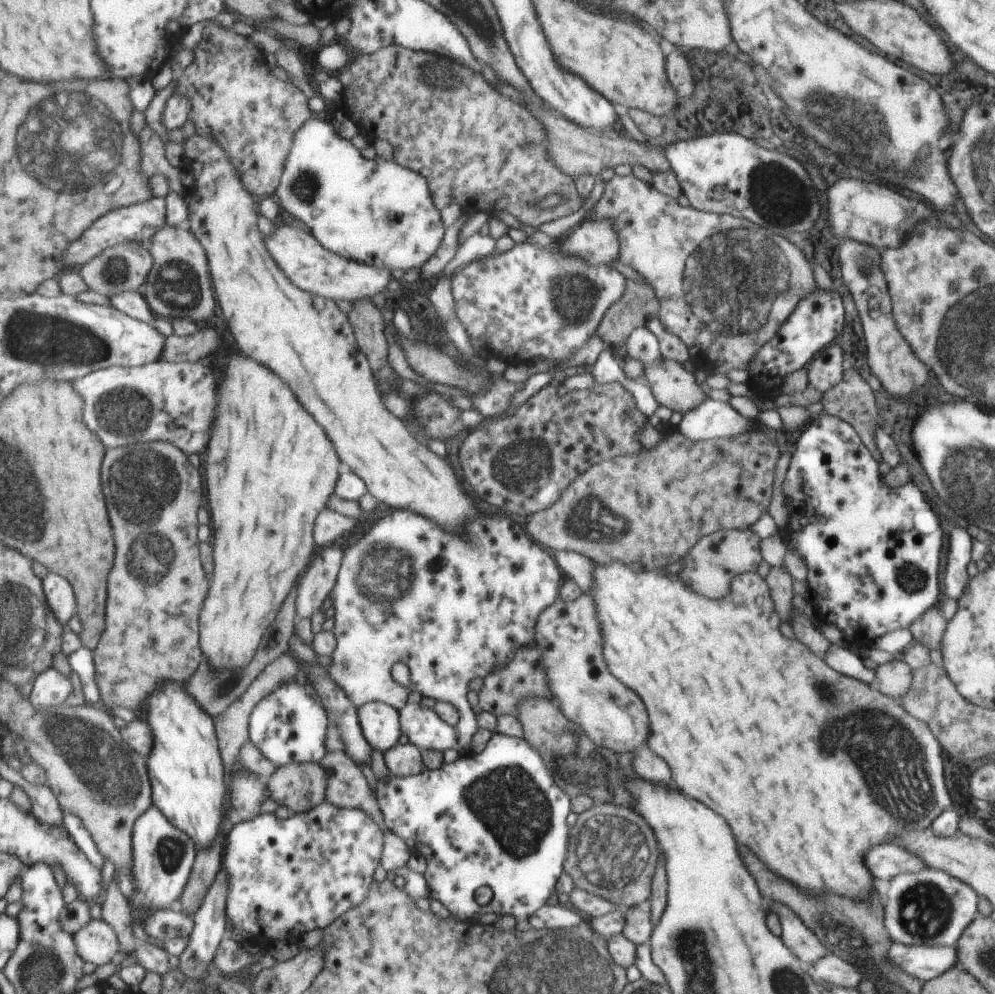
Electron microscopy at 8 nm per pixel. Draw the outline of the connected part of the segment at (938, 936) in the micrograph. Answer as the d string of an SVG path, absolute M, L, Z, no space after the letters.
M925 868L917 874L900 874L888 881L889 888L885 894L886 903L883 908L883 926L885 926L889 940L893 943L955 946L963 930L973 922L978 914L976 906L978 896L975 891L965 882L949 876L943 870Z

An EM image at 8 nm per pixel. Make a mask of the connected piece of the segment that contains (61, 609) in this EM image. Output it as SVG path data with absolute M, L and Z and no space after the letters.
M48 574L44 577L46 599L53 614L62 625L78 614L76 589L64 576Z

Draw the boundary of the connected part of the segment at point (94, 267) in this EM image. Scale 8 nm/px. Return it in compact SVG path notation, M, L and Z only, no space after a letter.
M131 242L117 244L113 248L107 248L96 256L91 262L80 268L81 276L89 284L90 293L98 292L108 297L129 290L142 291L147 286L146 280L149 280L149 273L152 271L154 258L150 248L147 248L141 242Z

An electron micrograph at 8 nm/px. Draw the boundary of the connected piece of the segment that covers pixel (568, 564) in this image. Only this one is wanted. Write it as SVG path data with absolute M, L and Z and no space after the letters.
M554 551L557 564L567 579L571 579L583 591L591 590L593 586L593 570L595 561L585 555L573 551Z

